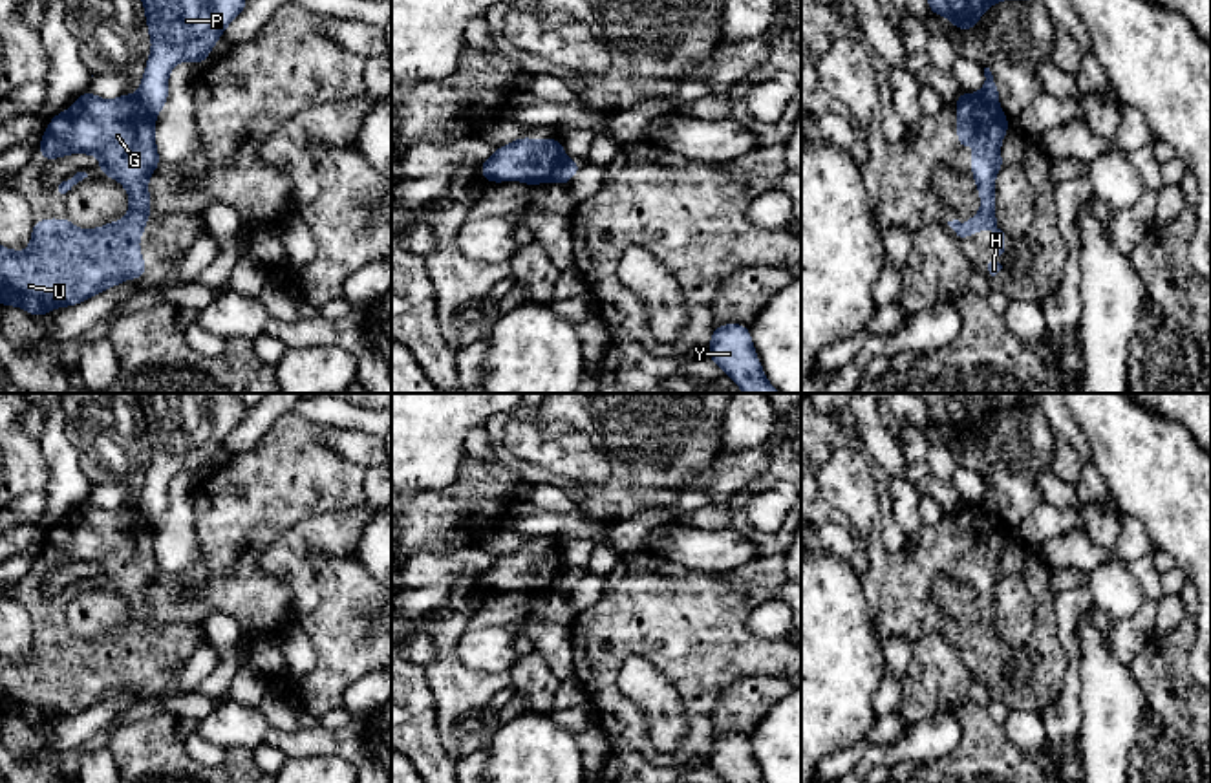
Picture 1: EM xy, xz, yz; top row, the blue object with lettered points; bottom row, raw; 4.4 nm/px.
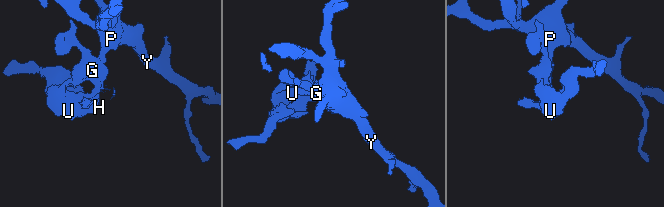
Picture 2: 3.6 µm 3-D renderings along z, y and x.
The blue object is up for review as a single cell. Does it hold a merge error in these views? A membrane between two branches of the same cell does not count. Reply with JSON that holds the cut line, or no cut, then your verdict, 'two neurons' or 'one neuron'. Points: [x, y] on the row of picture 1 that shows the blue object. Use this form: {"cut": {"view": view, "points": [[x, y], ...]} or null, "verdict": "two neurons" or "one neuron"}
{"cut": {"view": "xy", "points": [[136, 96], [154, 116]]}, "verdict": "two neurons"}

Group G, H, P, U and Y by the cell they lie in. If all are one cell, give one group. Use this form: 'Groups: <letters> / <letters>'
Groups: G H U / P Y

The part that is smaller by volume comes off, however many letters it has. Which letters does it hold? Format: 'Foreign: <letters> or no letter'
Foreign: G, H, U

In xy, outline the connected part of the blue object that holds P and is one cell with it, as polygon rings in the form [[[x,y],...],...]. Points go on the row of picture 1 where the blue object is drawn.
[[[143,0],[152,51],[137,97],[157,115],[168,99],[168,73],[183,60],[203,64],[249,0]]]

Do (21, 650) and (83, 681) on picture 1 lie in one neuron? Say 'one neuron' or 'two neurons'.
two neurons

